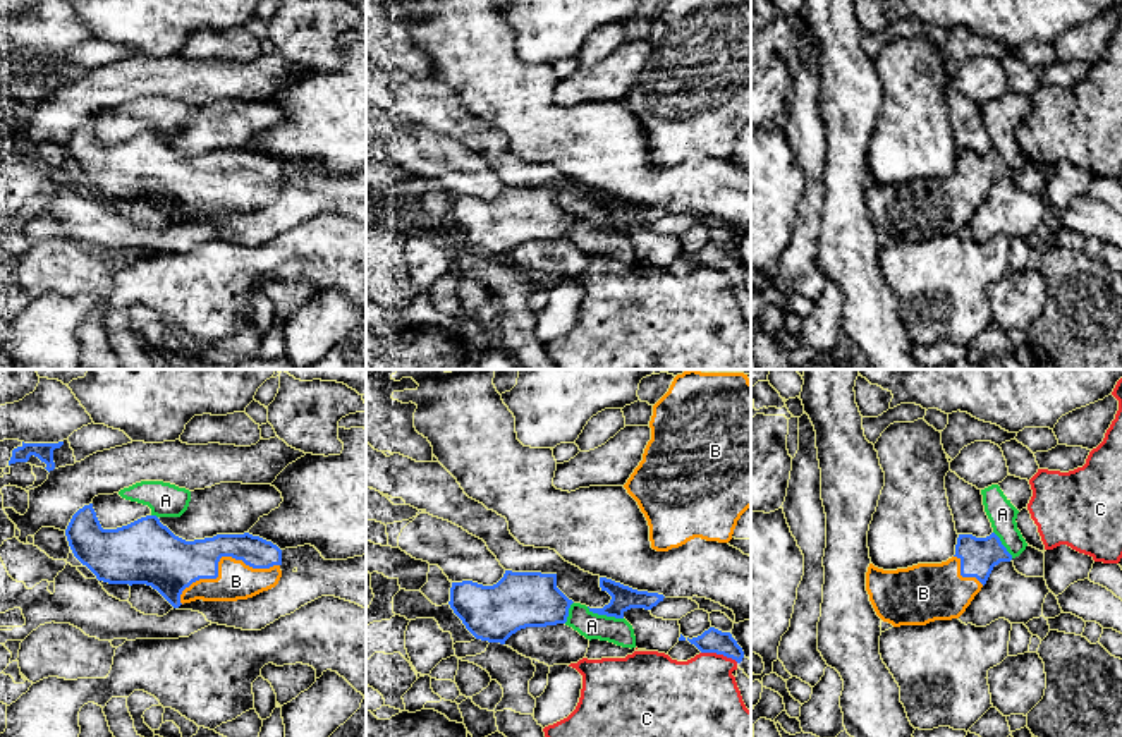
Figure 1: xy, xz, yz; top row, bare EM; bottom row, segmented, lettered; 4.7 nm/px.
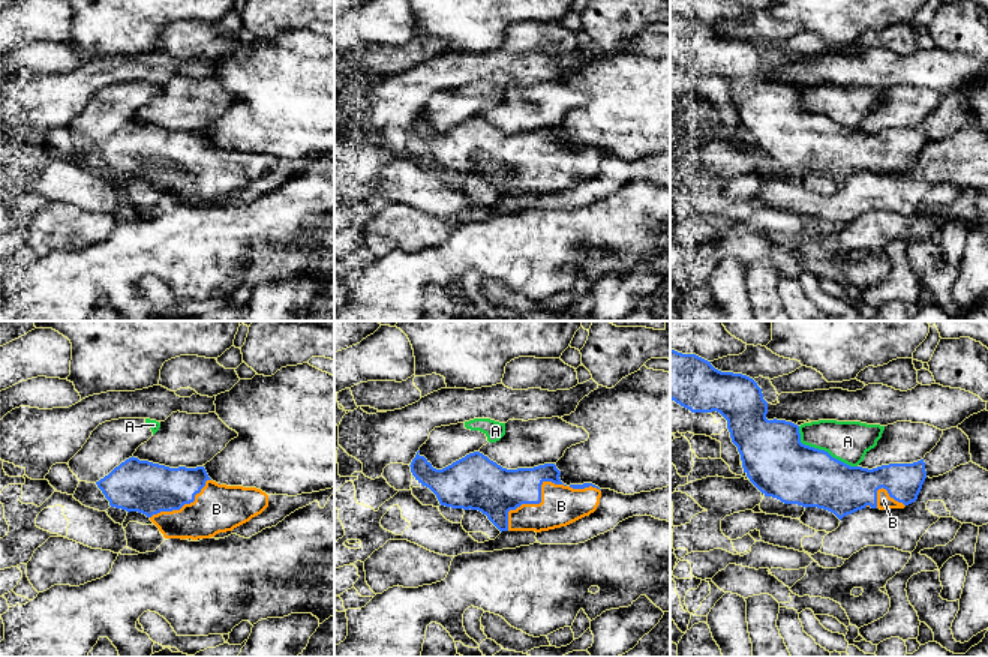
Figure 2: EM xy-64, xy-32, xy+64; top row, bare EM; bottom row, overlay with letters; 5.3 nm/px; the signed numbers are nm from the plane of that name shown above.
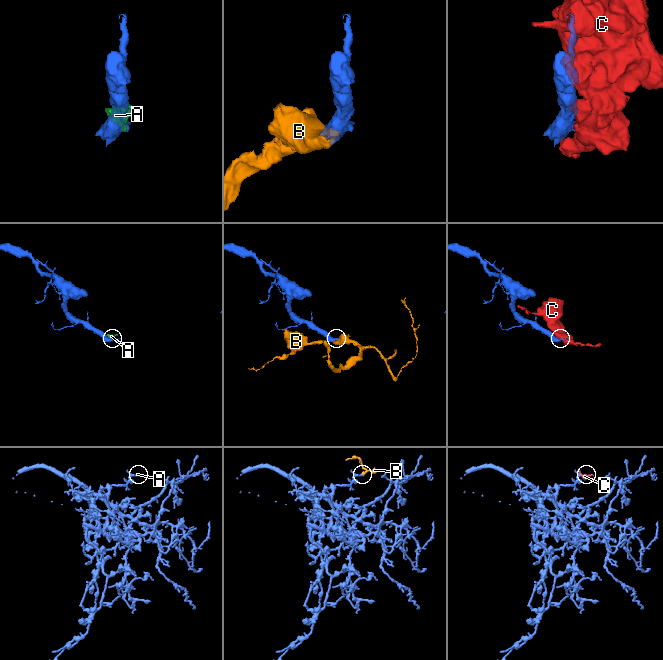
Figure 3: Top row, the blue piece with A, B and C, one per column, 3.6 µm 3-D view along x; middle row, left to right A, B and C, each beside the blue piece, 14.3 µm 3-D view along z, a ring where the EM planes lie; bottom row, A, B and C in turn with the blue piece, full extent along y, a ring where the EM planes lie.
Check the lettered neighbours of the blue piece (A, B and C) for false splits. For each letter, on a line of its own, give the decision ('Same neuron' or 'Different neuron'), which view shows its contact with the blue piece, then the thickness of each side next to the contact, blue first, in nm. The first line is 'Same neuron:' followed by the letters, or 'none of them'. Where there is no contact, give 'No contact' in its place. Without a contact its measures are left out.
Same neuron: B
A: Different neuron. Touches blue in xz. Thickness 120 nm (blue) against 120 nm
B: Same neuron. Touches blue in xy. Thickness 280 nm (blue) against 180 nm
C: Different neuron. Touches blue in xz. Thickness 110 nm (blue) against 400 nm

